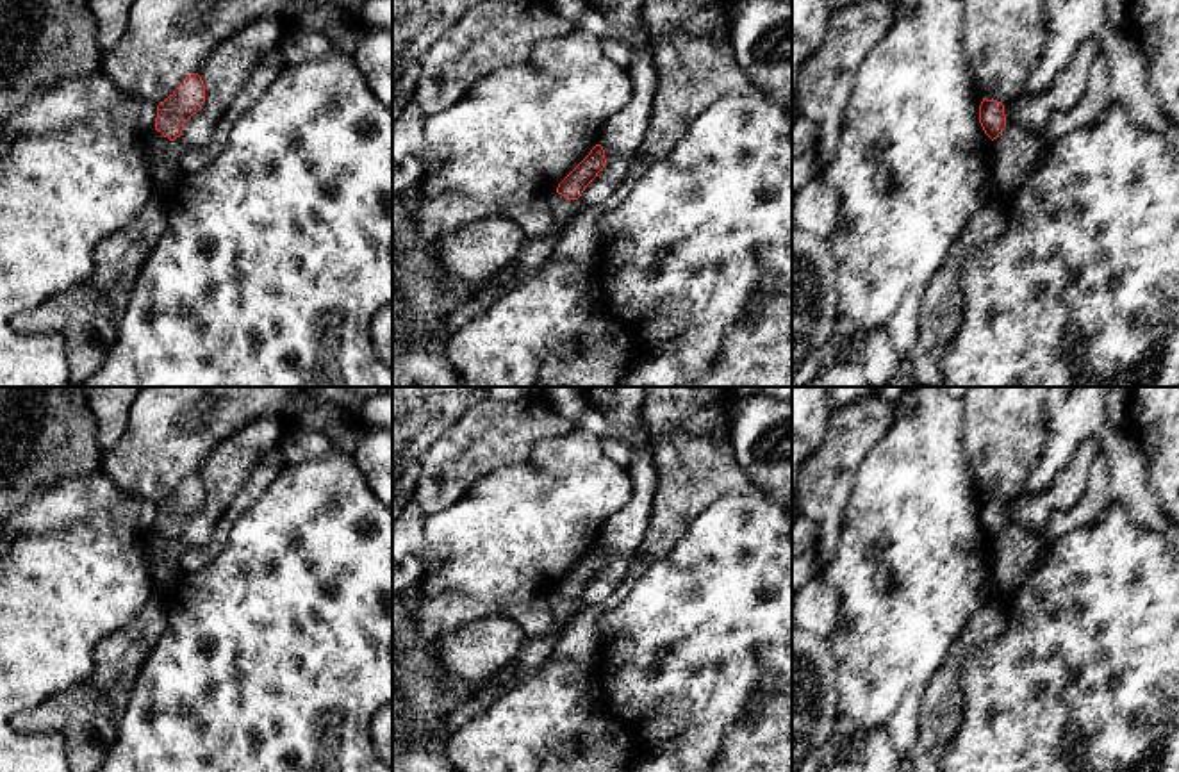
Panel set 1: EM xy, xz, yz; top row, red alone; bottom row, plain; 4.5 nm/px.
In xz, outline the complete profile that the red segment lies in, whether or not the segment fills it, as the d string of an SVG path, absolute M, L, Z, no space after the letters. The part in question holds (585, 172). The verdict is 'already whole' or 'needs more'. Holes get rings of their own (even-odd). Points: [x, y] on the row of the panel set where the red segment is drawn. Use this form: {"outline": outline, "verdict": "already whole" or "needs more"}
{"outline": "M596 144L590 153L558 184L557 193L569 200L578 200L605 166L605 150L601 144Z", "verdict": "already whole"}

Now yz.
{"outline": "M983 98L979 105L979 123L992 141L997 139L1006 127L1004 105L995 100Z", "verdict": "already whole"}

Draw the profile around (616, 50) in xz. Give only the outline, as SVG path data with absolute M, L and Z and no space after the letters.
M599 37L601 48L621 68L628 70L631 62L631 50L614 37Z

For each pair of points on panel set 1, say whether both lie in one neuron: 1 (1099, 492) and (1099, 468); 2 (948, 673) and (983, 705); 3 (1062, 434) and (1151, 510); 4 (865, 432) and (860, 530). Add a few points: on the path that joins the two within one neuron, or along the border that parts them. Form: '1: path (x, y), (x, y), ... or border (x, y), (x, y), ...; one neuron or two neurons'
1: path (1099, 487), (1099, 473); one neuron
2: border (981, 648), (965, 658), (962, 669), (958, 726); two neurons
3: path (1090, 430), (1097, 430), (1122, 455), (1128, 482); one neuron
4: border (890, 427), (865, 457), (848, 498); two neurons

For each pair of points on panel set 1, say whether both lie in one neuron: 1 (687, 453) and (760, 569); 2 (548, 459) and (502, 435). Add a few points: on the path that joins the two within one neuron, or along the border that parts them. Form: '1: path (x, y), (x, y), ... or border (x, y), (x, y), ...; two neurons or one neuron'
1: border (757, 494), (723, 492), (687, 528); two neurons
2: border (571, 430), (541, 439), (523, 460), (496, 469); two neurons

